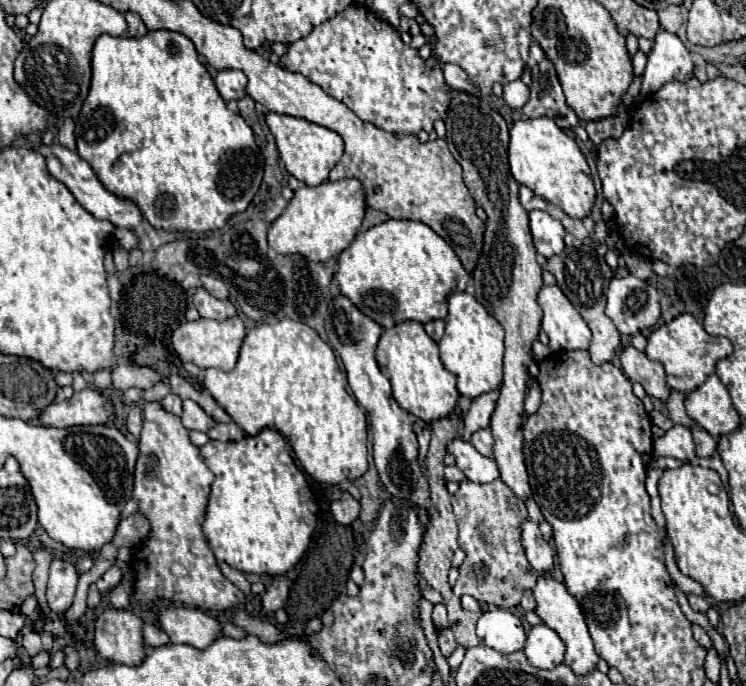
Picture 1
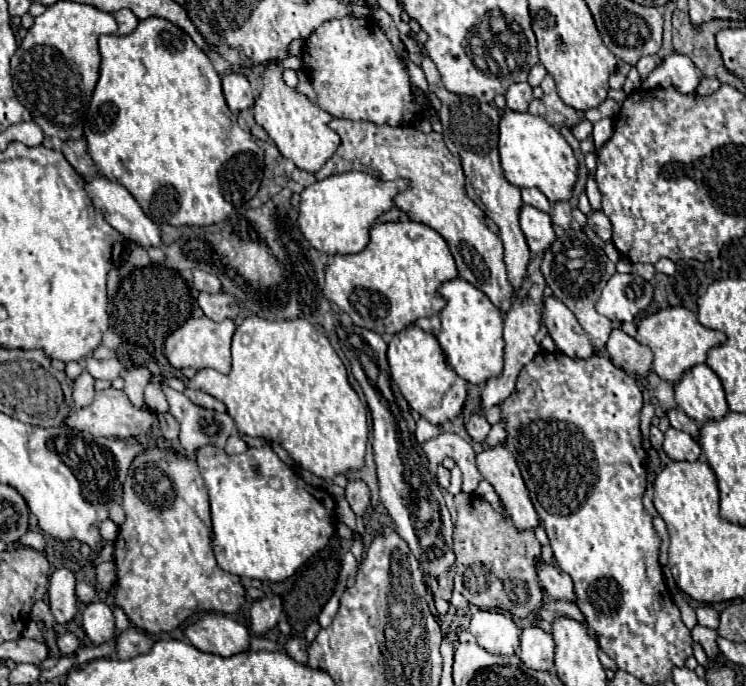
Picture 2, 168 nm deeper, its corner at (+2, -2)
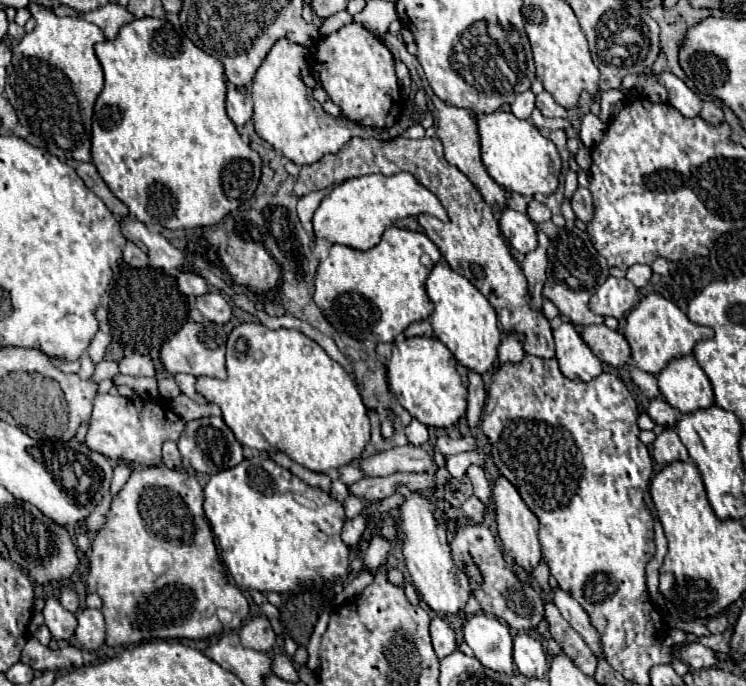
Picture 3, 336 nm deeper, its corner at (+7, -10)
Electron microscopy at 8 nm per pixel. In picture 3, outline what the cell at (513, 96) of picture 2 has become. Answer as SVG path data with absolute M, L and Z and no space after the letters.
M530 90L518 94L516 100L510 104L510 108L512 108L512 114L514 114L516 118L522 118L522 120L530 118L530 114L532 114L532 110L534 110L534 94L532 94Z

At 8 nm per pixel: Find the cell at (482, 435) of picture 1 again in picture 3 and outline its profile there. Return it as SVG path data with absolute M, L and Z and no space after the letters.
M470 372L468 374L468 410L466 410L466 422L470 430L478 428L480 424L484 400L486 400L486 390L482 384L482 376L476 372Z

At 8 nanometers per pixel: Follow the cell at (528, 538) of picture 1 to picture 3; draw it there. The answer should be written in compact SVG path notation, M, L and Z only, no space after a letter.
M562 588L552 590L552 600L556 604L556 608L560 610L562 618L584 638L584 642L590 646L590 650L600 656L600 636L598 632L592 628L588 614L582 610L582 606Z

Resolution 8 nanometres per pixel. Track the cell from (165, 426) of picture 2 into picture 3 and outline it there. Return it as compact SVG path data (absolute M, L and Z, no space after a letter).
M172 440L164 442L164 446L162 446L162 458L164 458L164 464L168 468L178 468L180 466L182 460L180 460L180 452L176 448L176 442L172 442Z

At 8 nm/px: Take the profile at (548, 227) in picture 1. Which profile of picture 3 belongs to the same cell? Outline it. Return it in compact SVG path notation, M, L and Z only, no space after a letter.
M506 208L500 214L500 232L510 240L510 244L520 252L528 254L538 246L538 234L534 222L512 208Z

